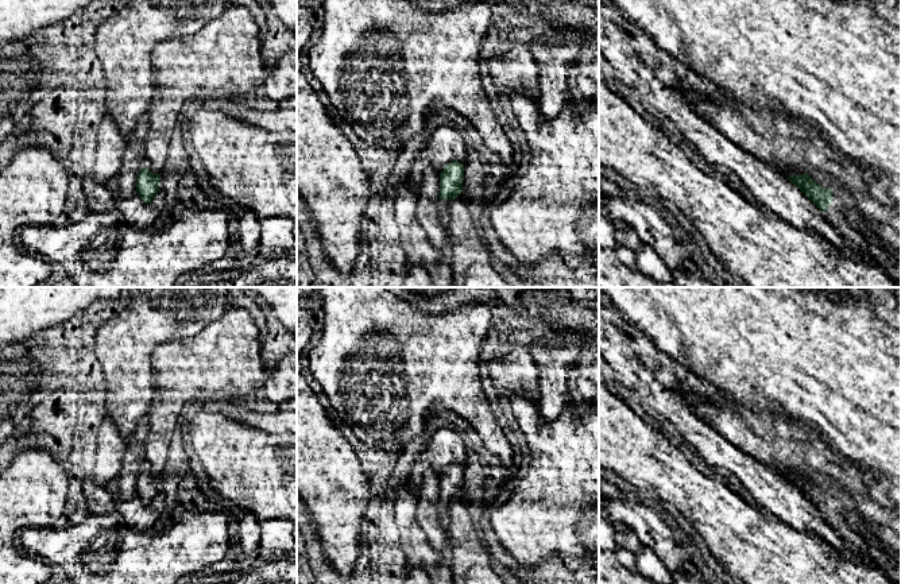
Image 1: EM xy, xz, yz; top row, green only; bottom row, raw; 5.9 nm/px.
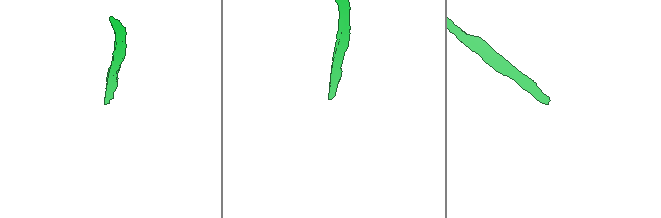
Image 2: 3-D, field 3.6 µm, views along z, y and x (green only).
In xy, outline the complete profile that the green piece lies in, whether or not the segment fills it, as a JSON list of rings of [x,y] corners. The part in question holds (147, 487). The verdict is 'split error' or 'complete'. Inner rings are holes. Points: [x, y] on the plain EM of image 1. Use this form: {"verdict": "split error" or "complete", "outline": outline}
{"verdict": "complete", "outline": [[[146,468],[142,469],[136,481],[136,495],[143,504],[151,506],[151,502],[159,494],[159,480],[161,477],[154,476]]]}

